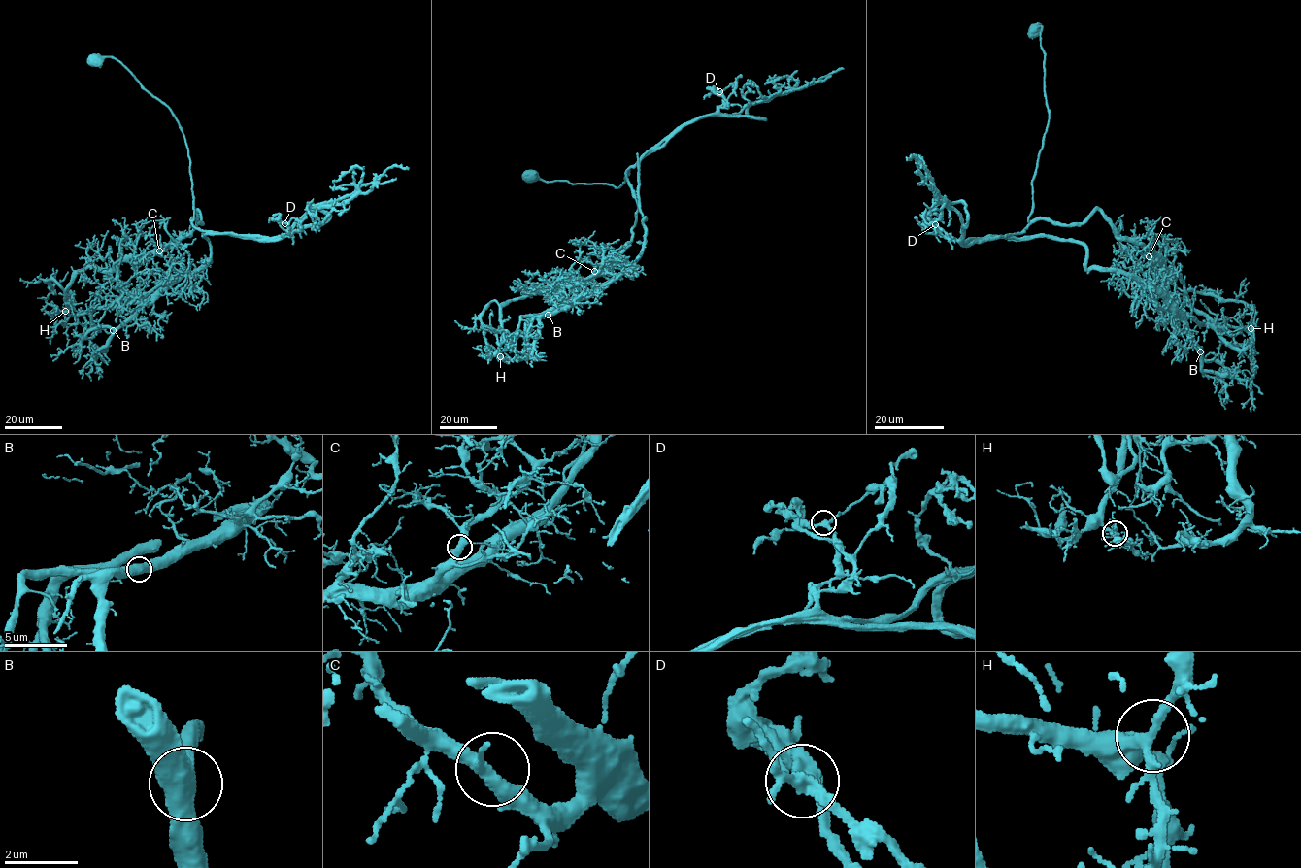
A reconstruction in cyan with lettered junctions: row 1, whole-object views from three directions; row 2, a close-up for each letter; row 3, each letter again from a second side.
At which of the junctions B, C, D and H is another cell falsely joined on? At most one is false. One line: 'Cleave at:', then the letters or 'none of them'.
Cleave at: D

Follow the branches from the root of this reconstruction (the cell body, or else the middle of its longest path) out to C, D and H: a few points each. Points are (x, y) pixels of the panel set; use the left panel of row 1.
C: (94, 59), (116, 58), (169, 109), (183, 136), (191, 219), (202, 223), (197, 211), (195, 228), (159, 250)
D: (94, 59), (116, 58), (176, 119), (188, 150), (194, 226), (278, 237), (287, 232), (284, 222)
H: (94, 59), (116, 58), (171, 111), (202, 223), (197, 211), (187, 235), (82, 269), (65, 311)

